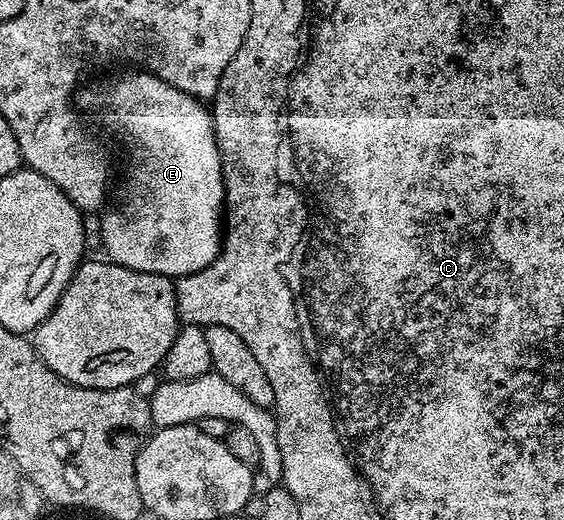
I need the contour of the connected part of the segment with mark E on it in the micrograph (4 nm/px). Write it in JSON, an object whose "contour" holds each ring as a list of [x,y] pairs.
{"contour":[[[143,69],[129,71],[132,71],[129,75],[108,79],[97,87],[88,87],[85,91],[83,88],[78,95],[78,103],[88,111],[96,110],[104,118],[105,125],[113,127],[121,141],[132,150],[128,155],[129,175],[124,179],[120,200],[113,211],[105,210],[99,216],[103,254],[111,262],[142,273],[169,277],[193,275],[215,261],[222,242],[224,174],[216,131],[212,128],[212,113],[201,100],[182,93],[182,89],[162,81],[157,75]]]}

